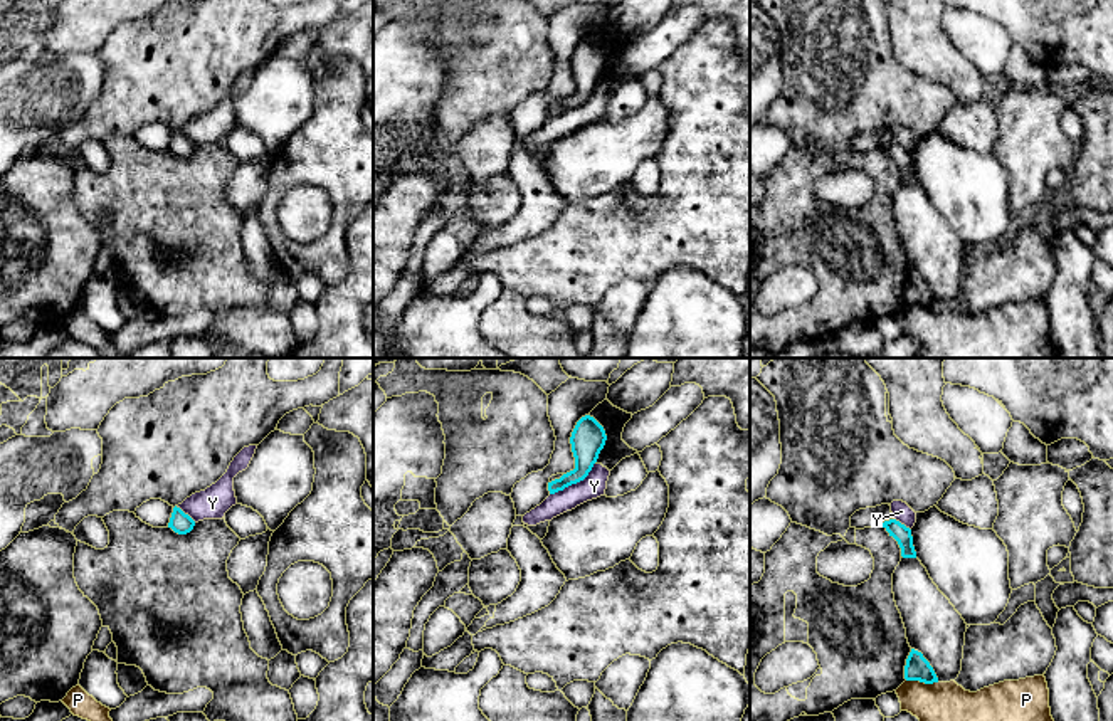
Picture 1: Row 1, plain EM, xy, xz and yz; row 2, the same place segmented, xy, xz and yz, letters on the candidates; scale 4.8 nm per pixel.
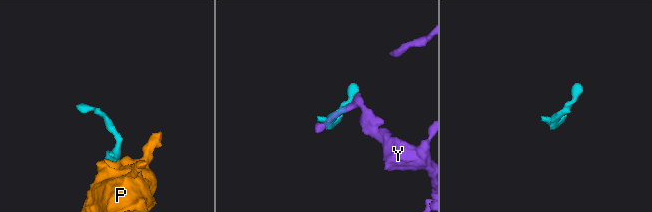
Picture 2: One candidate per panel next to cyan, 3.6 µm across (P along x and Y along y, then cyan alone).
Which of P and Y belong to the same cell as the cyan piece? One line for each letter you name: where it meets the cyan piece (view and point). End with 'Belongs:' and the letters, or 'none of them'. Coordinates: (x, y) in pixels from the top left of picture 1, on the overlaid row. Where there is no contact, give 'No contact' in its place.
Belongs: none of them

